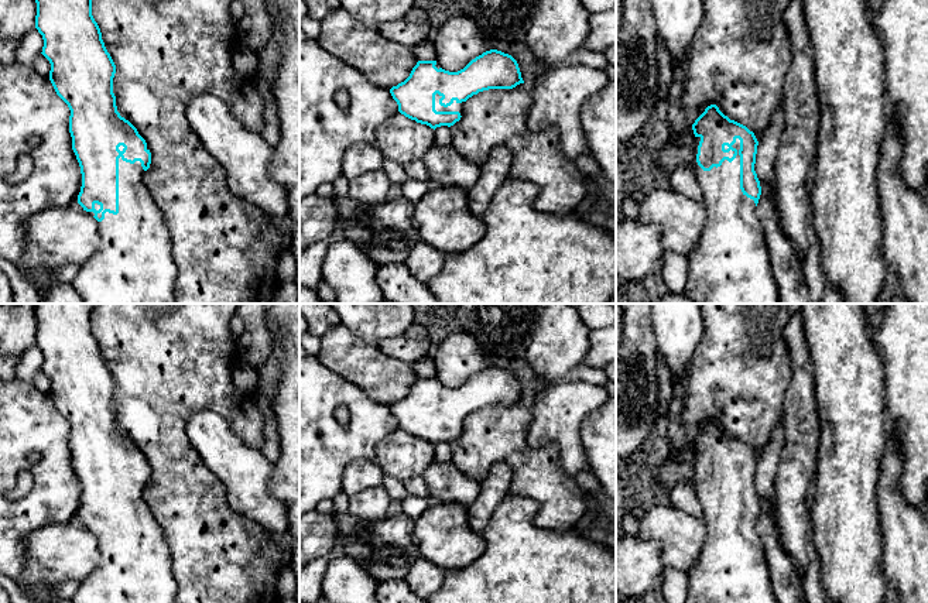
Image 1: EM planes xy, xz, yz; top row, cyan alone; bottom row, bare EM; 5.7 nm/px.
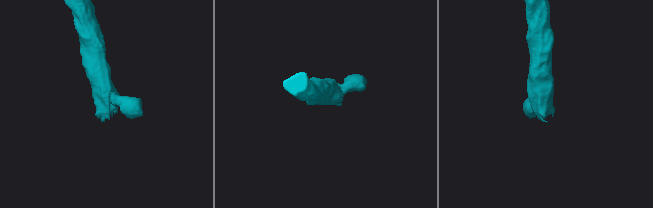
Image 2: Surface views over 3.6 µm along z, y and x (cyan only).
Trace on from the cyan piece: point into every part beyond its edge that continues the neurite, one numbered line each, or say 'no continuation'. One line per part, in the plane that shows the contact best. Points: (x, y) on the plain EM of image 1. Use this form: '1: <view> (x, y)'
1: yz (732, 568)

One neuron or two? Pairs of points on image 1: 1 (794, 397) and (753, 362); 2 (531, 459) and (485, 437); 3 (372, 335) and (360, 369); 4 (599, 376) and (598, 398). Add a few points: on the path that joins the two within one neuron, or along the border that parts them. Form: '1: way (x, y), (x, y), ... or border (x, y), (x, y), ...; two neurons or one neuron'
1: border (793, 372), (793, 379), (784, 394), (781, 417); two neurons
2: way (520, 456), (500, 437), (496, 437); one neuron
3: border (341, 325), (365, 342), (376, 346); two neurons
4: border (567, 379), (601, 386); two neurons

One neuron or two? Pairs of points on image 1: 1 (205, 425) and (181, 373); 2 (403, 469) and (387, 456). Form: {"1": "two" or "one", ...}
{"1": "two", "2": "one"}

